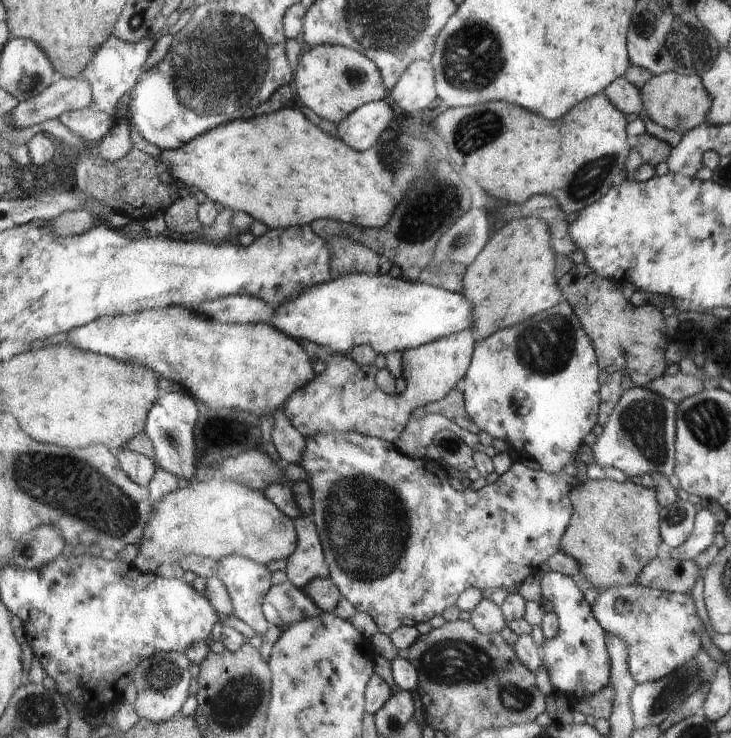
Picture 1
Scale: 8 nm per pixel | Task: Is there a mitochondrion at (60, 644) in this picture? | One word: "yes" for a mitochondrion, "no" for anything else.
no

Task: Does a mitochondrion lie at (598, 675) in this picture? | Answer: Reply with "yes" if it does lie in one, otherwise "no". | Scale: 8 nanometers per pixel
no

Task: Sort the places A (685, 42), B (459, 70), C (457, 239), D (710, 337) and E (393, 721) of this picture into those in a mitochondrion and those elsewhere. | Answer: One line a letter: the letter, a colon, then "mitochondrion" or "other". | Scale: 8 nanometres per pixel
A: mitochondrion
B: mitochondrion
C: mitochondrion
D: other
E: mitochondrion

